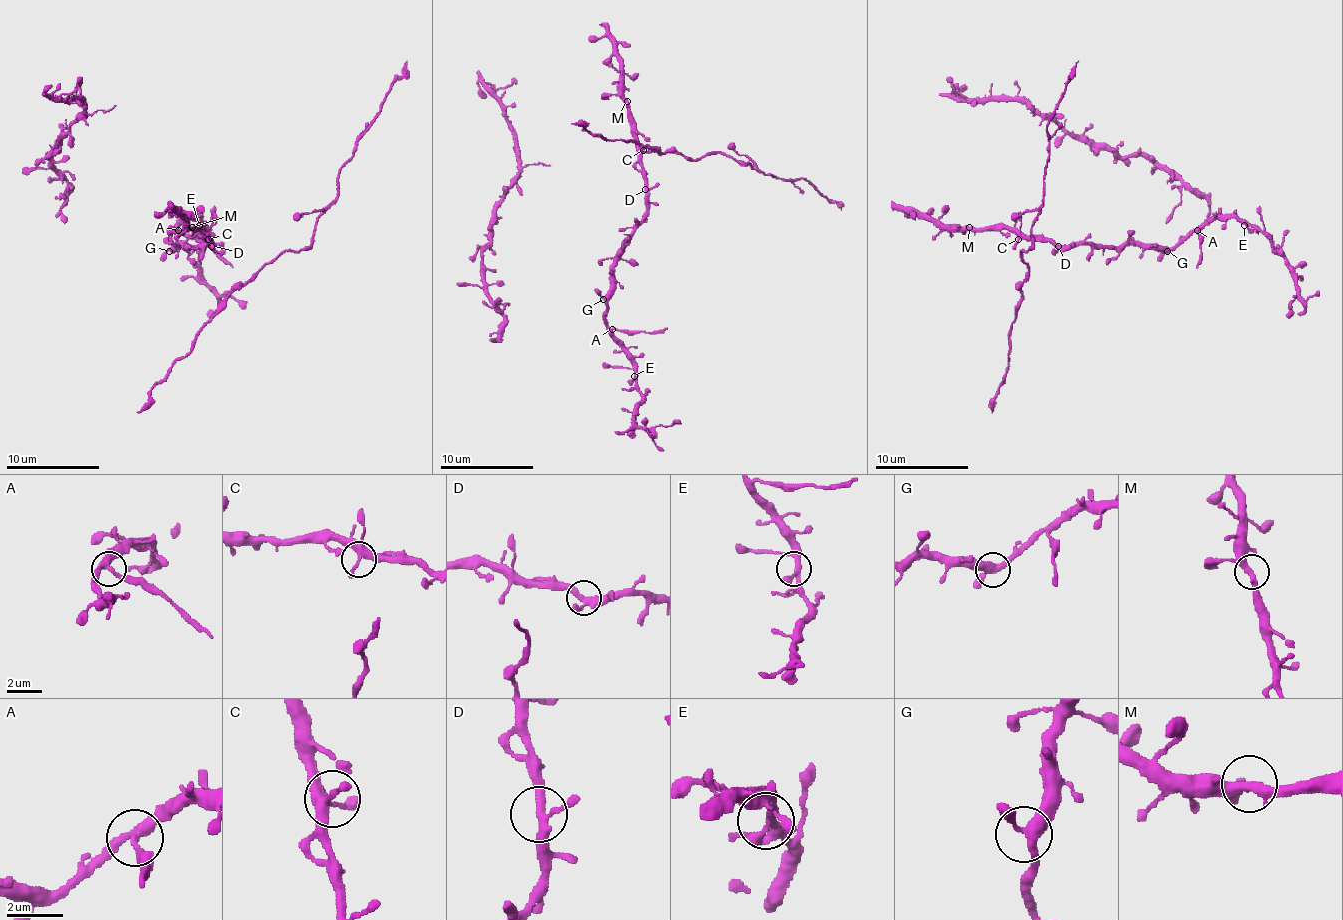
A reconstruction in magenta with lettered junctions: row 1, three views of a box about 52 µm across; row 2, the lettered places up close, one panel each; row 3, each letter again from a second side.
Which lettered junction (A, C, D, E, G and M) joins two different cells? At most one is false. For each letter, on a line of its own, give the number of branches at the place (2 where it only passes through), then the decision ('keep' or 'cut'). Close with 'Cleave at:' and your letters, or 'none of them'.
A: 3 | cut
C: 3 | keep
D: 3 | keep
E: 3 | keep
G: 3 | keep
M: 3 | keep
Cleave at: A

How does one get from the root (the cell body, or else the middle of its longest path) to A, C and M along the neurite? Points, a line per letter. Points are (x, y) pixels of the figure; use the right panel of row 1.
A: (1128, 244), (1158, 244), (1174, 248), (1198, 229)
C: (1128, 244), (1053, 246), (1048, 241), (1018, 239)
M: (1128, 244), (1053, 246), (1048, 241), (1020, 239), (1006, 229), (969, 227)

